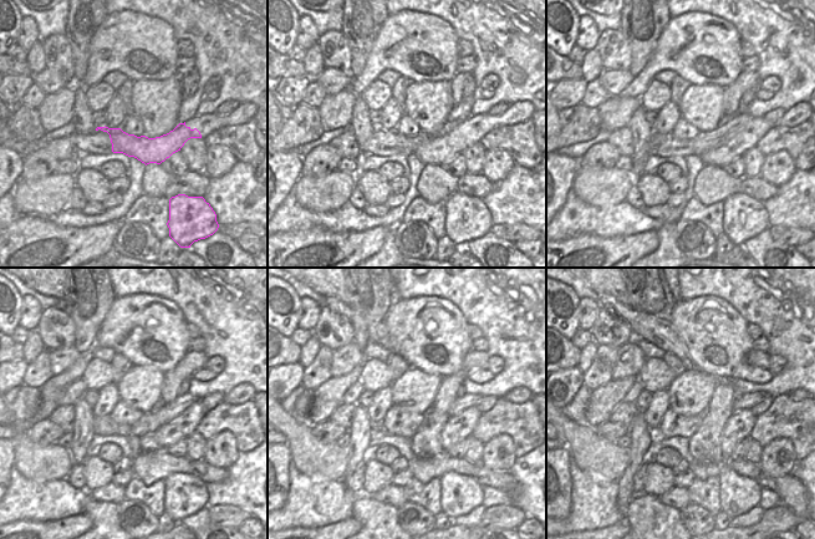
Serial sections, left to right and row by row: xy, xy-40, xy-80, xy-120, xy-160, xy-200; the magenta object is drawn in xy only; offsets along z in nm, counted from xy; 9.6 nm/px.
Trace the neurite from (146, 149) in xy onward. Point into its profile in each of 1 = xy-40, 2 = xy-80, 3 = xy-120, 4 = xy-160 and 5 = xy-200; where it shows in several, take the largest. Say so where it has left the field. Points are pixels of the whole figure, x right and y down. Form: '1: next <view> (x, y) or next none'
1: next xy-40 (442, 149)
2: next xy-80 (745, 140)
3: next xy-120 (186, 423)
4: next xy-160 (461, 426)
5: next xy-200 (738, 494)

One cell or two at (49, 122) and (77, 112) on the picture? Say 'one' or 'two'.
two

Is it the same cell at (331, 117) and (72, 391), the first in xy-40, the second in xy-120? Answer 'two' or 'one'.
one

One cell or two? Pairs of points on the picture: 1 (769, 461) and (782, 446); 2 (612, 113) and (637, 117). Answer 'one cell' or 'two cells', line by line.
1: one cell
2: two cells

